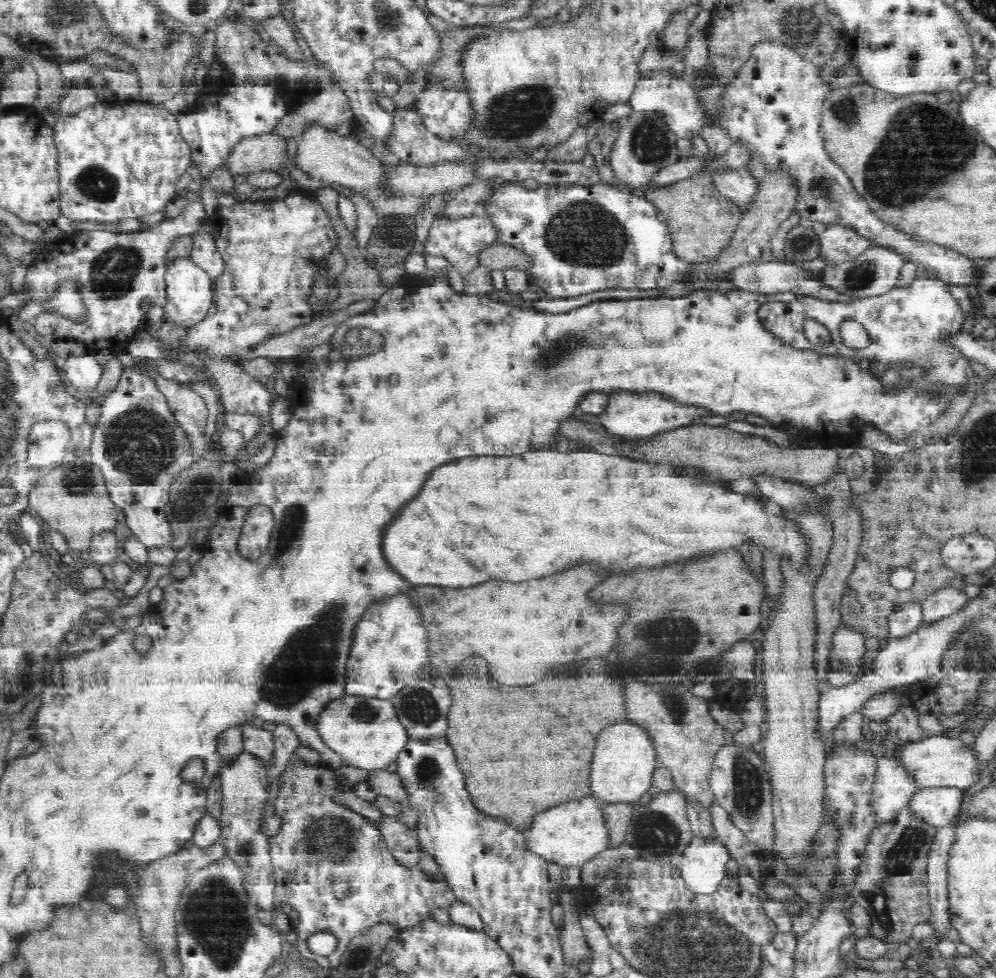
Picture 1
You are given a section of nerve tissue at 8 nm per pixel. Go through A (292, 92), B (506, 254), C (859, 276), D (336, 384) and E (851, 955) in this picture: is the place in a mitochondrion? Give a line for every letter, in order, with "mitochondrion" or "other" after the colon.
A: mitochondrion
B: other
C: mitochondrion
D: other
E: other

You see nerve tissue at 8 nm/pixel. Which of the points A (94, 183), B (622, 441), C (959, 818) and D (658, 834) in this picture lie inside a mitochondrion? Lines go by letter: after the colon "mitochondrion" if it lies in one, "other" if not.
A: mitochondrion
B: other
C: other
D: mitochondrion

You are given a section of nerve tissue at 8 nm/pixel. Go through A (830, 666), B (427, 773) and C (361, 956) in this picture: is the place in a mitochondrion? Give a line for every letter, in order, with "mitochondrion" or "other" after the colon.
A: other
B: mitochondrion
C: mitochondrion

